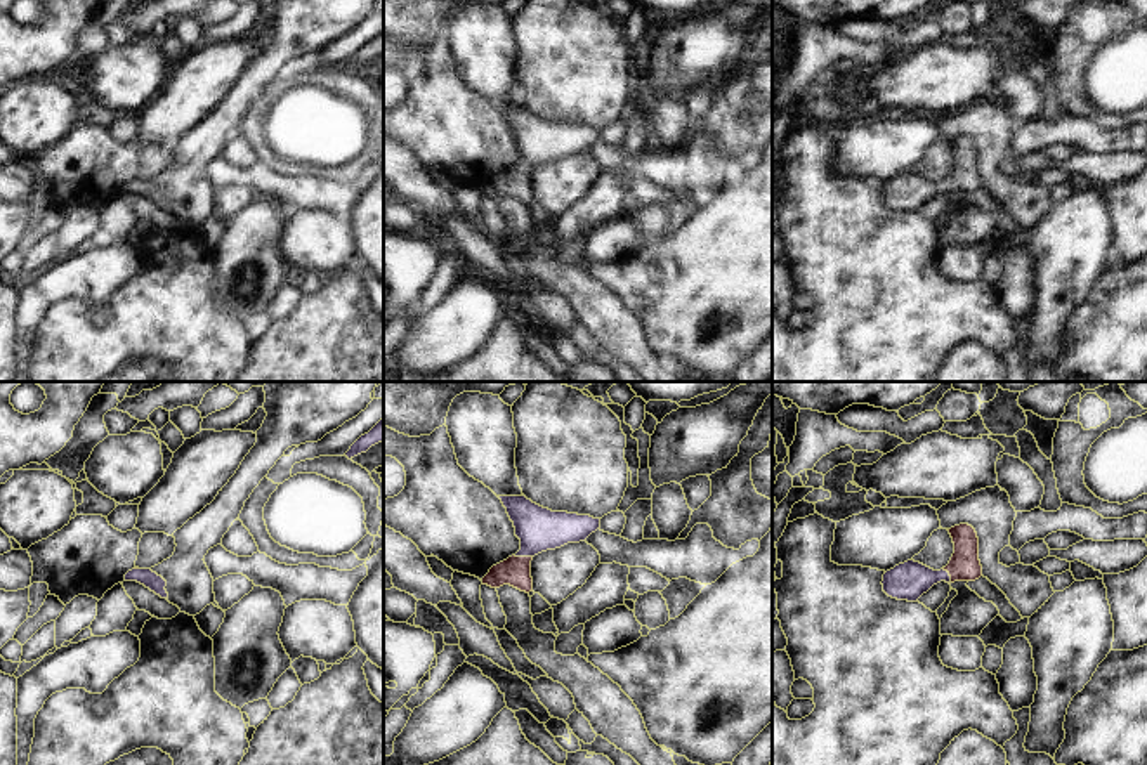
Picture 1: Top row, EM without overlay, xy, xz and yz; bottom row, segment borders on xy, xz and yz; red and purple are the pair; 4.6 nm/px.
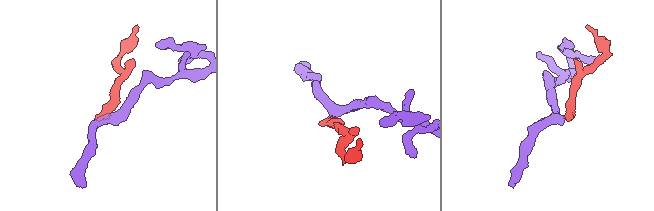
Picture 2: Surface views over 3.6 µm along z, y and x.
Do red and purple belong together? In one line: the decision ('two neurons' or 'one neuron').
one neuron

